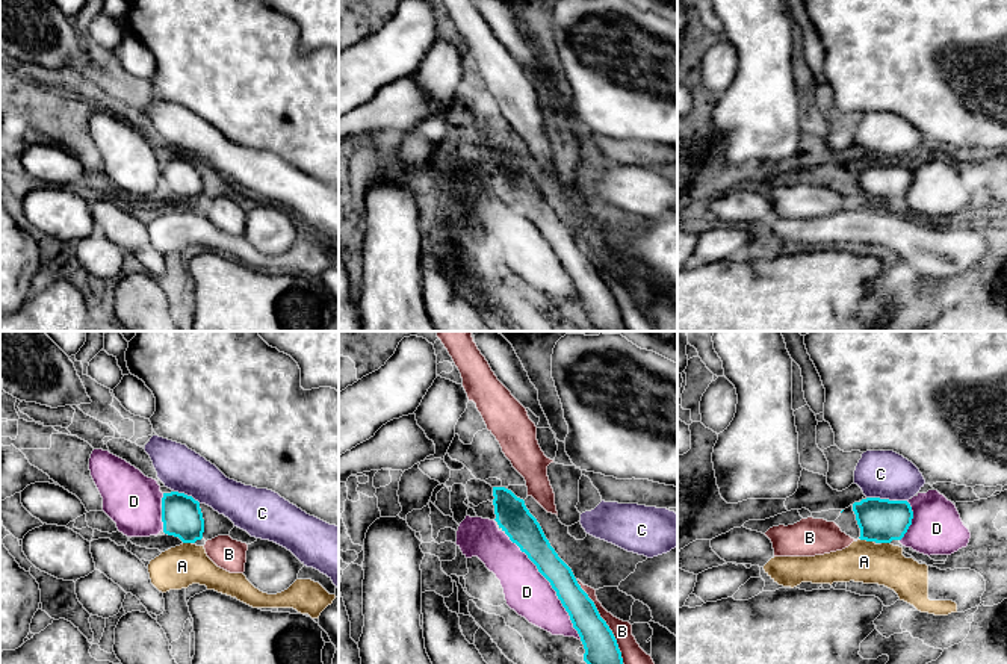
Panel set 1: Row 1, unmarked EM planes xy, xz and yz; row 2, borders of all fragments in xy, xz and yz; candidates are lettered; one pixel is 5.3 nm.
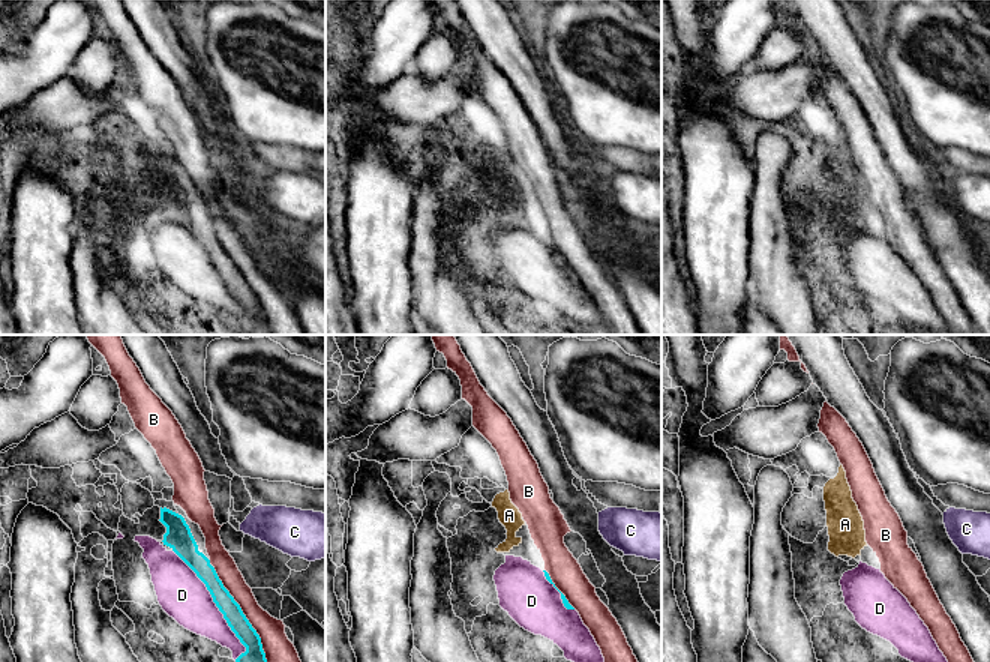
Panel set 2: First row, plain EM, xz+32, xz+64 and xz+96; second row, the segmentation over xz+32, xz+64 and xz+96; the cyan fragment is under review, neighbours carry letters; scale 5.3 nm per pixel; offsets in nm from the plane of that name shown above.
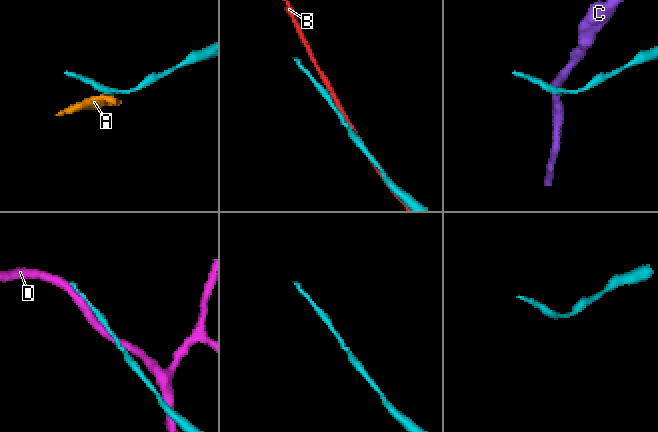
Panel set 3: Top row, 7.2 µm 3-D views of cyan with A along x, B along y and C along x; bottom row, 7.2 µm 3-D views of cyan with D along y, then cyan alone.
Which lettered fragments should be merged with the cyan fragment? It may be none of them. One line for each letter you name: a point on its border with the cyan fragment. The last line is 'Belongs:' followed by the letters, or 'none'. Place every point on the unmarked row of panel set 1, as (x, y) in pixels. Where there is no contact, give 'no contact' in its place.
Belongs: none

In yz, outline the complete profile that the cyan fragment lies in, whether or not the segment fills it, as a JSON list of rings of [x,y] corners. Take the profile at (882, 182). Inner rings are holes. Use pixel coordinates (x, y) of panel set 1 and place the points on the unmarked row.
[[[866,159],[853,165],[860,201],[891,204],[901,201],[912,186],[913,172],[907,162]]]

